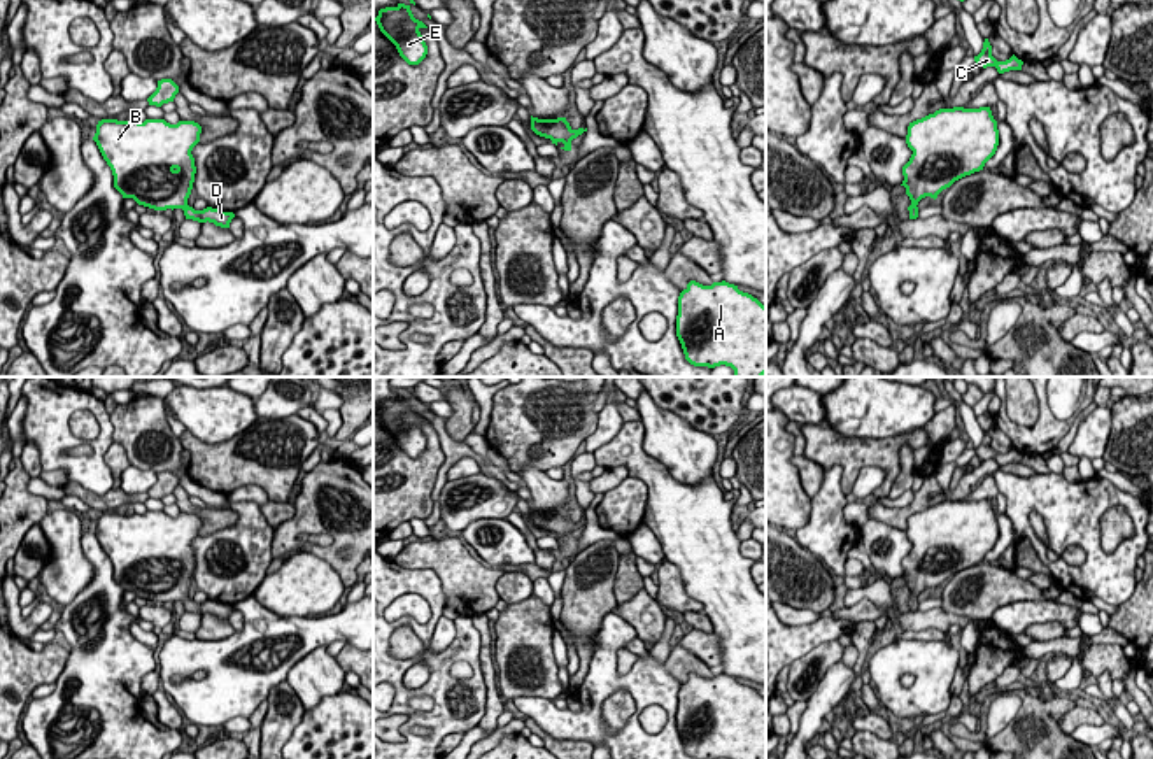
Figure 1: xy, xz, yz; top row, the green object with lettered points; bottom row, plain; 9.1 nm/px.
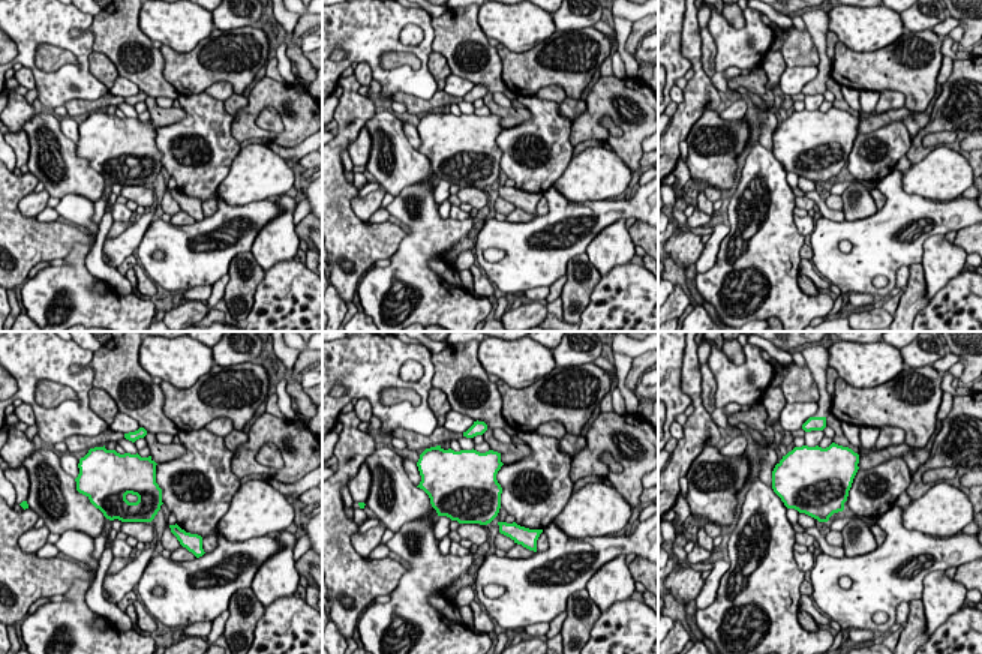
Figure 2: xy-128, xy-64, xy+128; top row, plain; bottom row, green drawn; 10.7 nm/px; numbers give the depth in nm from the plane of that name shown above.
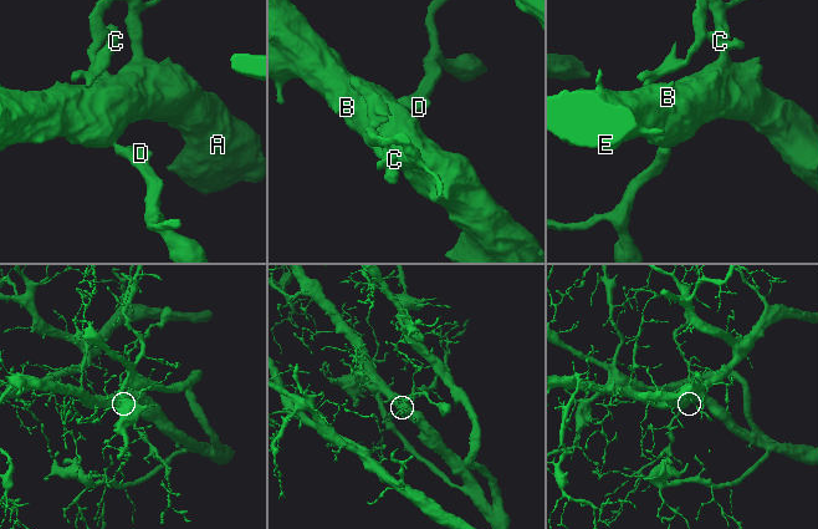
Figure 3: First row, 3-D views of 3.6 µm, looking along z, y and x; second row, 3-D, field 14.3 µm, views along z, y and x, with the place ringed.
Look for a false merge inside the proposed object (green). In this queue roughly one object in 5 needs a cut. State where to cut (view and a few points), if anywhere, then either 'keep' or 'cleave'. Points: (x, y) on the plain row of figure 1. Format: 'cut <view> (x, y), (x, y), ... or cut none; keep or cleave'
cut none; keep

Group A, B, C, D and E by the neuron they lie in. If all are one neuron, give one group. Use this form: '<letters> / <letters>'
A B C D E

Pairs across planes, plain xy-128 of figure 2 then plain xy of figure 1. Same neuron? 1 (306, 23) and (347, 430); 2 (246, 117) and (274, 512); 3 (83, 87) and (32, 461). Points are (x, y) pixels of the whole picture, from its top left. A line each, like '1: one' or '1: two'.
1: one
2: two
3: two

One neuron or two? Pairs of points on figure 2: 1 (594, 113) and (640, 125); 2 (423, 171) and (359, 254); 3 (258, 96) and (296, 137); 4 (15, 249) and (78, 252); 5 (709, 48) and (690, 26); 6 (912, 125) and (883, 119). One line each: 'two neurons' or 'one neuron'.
1: one neuron
2: two neurons
3: one neuron
4: two neurons
5: two neurons
6: one neuron

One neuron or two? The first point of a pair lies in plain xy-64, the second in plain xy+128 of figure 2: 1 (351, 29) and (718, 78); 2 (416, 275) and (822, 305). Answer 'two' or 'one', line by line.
1: two
2: one

